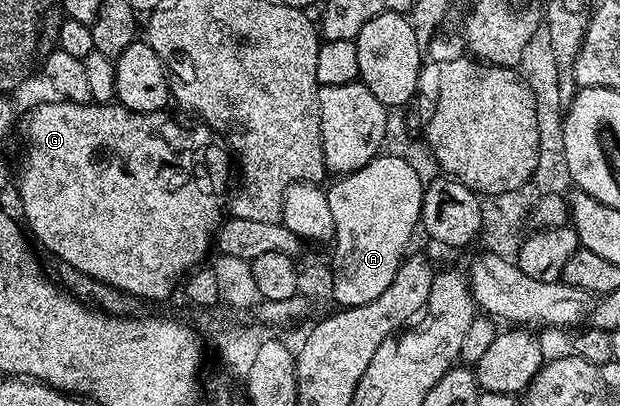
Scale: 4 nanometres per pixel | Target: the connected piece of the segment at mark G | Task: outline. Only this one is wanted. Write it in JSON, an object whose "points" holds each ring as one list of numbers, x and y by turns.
{"points":[[97,102,40,103,24,119,24,139,28,148,24,151,24,164,20,167,20,203,24,206,24,215,28,218,27,230,40,241,41,245,52,254,57,255,59,262,89,275,90,278,116,287,145,299,164,299,193,269,199,268,208,255,208,246,213,246,214,236,222,226,226,215,226,203,220,200,224,191,224,171,220,166,230,159,230,151,224,136,213,131,207,125,183,127,176,119,168,116,167,110,154,113,138,113,119,105,101,105]]}

